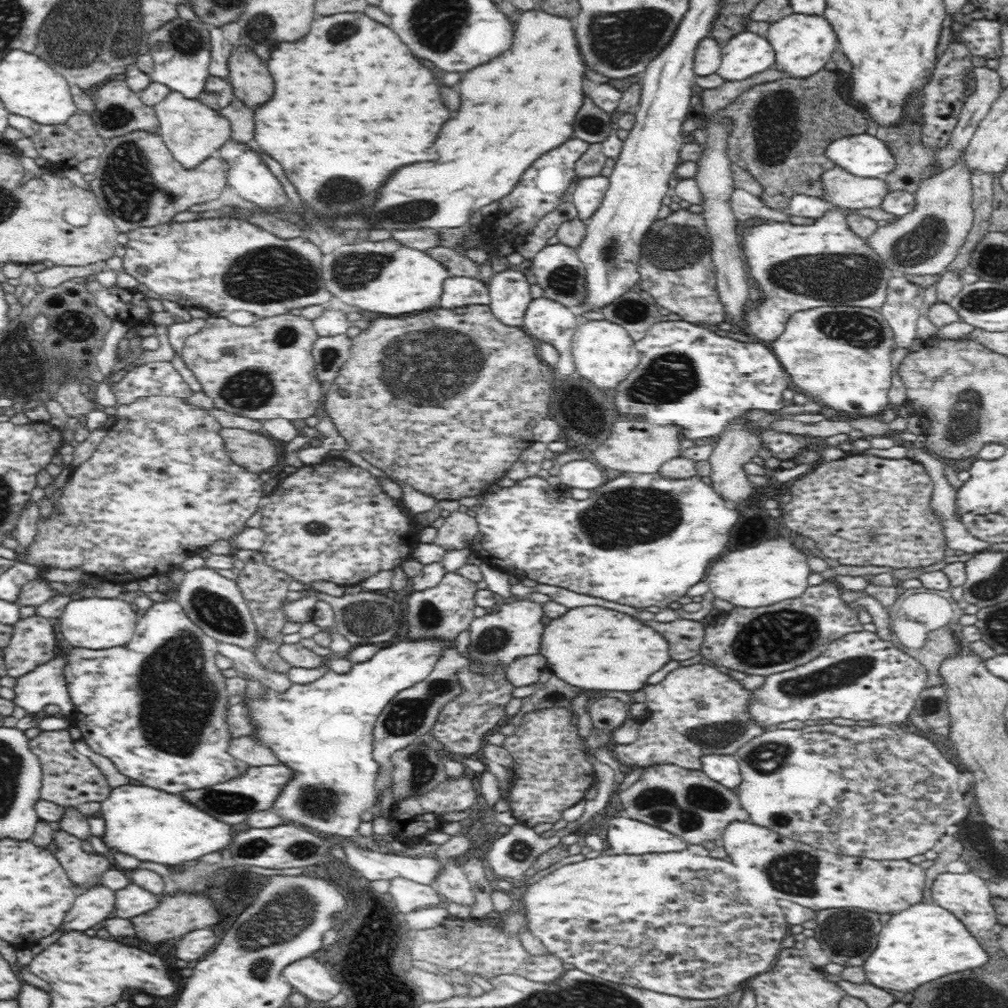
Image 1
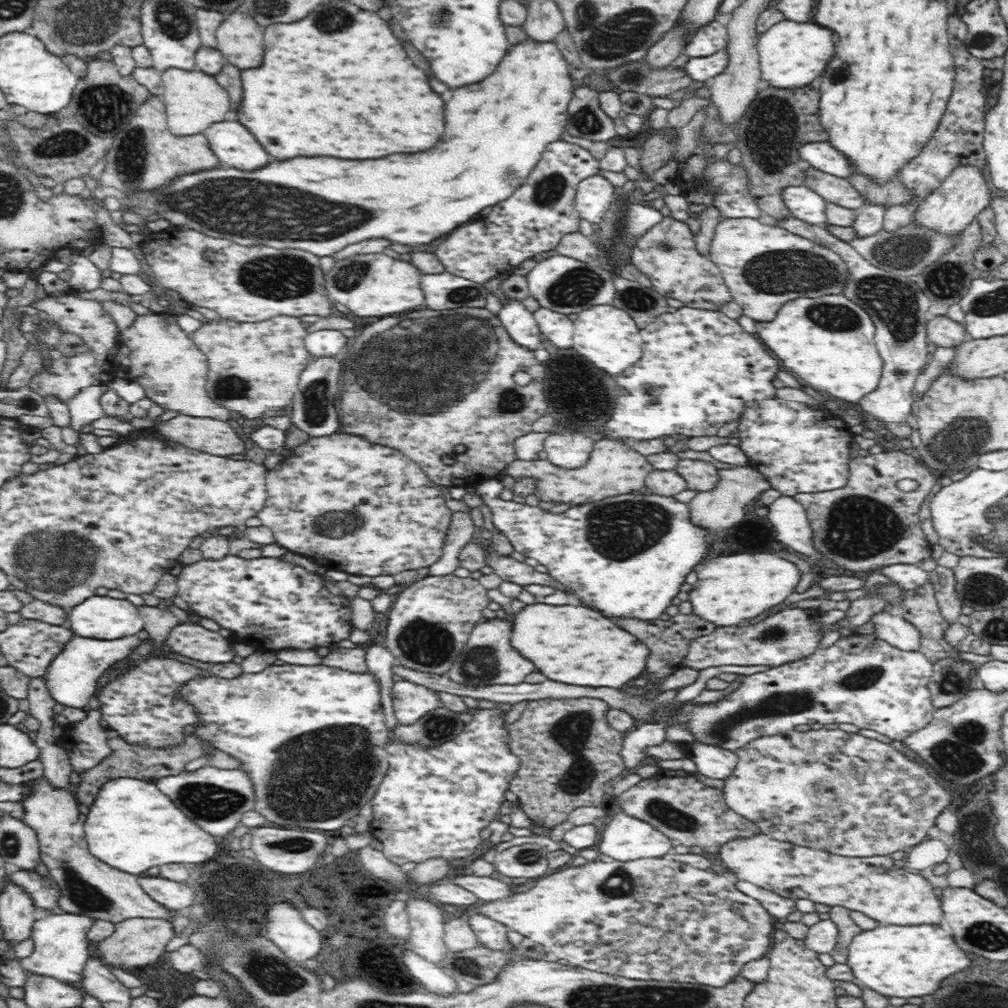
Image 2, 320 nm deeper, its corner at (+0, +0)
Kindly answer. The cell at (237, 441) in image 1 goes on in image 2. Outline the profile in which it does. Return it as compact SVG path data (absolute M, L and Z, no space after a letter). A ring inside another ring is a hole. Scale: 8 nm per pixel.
M178 414L157 422L155 427L162 436L170 437L189 449L216 456L244 453L244 440L236 434L233 422Z

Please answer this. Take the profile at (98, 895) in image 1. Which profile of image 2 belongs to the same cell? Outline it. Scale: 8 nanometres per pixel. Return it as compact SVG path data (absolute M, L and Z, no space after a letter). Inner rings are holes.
M51 912L40 914L34 921L31 939L34 943L33 953L20 960L20 964L28 973L46 976L63 983L73 984L83 979L83 969L92 956L93 943L89 940L90 927L94 924L93 917L85 914Z

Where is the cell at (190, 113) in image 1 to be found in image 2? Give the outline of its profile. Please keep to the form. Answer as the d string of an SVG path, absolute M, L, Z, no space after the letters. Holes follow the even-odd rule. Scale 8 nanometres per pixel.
M170 68L161 72L163 80L163 103L169 131L176 136L197 135L214 123L236 120L232 115L231 100L228 91L218 84L215 76L201 70L184 71L182 68Z

